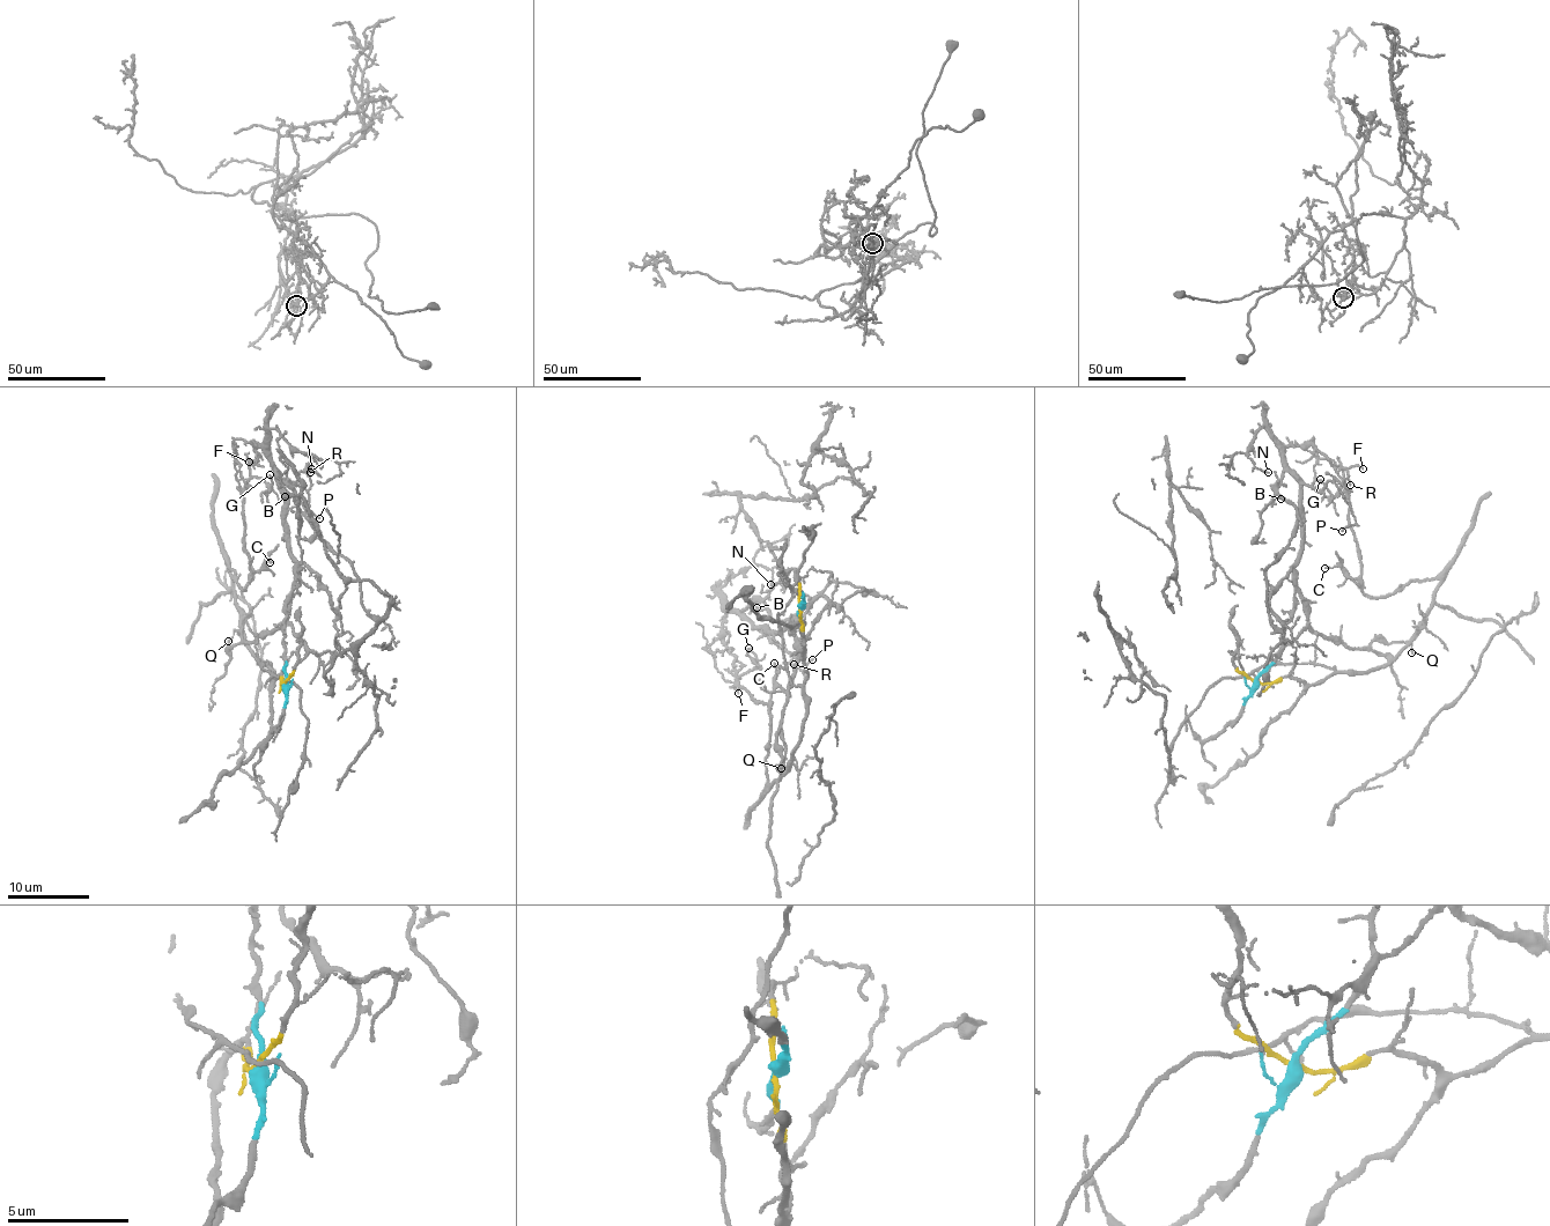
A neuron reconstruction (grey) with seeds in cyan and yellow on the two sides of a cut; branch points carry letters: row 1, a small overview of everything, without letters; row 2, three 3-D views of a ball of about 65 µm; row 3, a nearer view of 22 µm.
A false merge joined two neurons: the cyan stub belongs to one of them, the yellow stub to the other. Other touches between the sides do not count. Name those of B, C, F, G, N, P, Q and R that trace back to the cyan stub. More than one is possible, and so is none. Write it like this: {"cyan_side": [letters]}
{"cyan_side": ["B", "F", "N", "P", "Q", "R"]}

